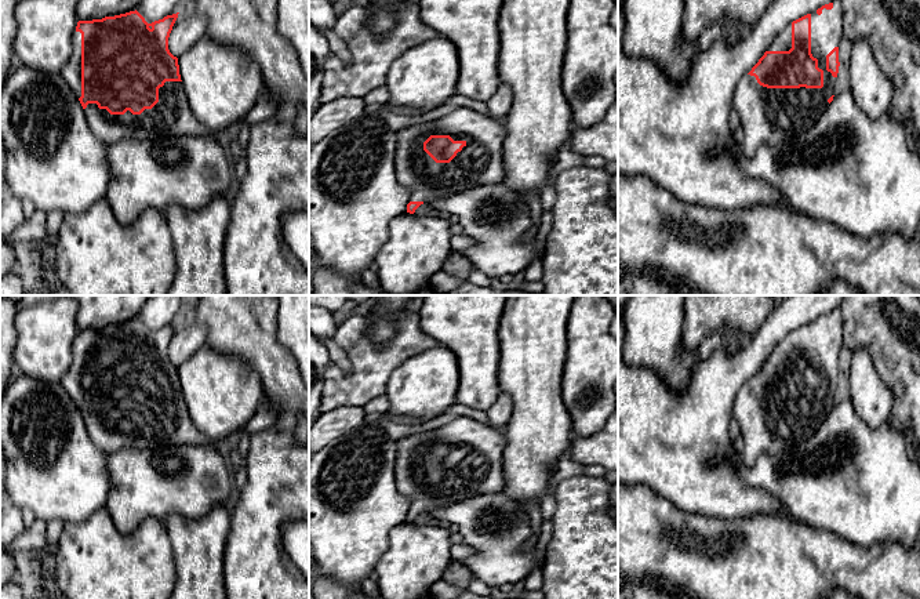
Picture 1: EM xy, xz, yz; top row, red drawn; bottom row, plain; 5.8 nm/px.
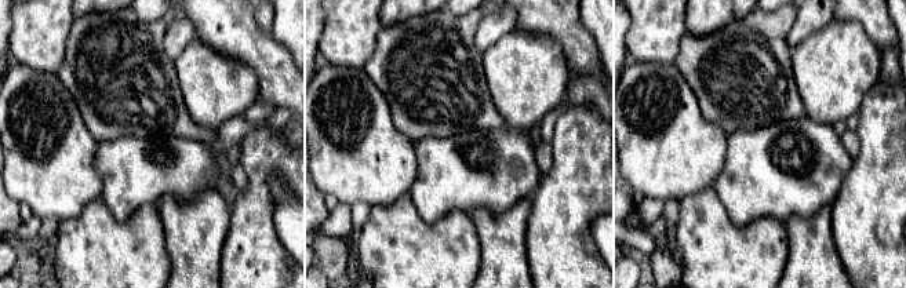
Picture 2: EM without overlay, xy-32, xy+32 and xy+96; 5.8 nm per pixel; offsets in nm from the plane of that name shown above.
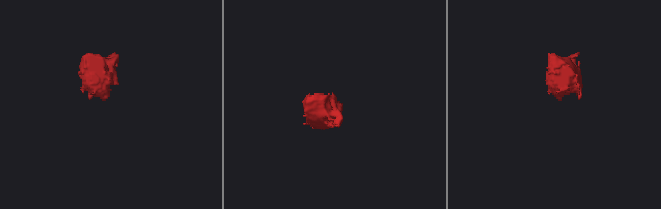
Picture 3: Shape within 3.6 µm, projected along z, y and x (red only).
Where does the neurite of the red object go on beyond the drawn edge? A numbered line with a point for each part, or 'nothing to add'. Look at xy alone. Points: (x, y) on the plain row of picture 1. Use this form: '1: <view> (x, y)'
1: xy (171, 424)

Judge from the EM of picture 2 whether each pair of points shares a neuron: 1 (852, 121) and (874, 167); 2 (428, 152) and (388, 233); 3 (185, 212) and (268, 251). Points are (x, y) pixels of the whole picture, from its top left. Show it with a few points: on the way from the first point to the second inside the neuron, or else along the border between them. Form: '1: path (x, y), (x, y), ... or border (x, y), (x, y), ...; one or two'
1: border (859, 113), (859, 126), (855, 130); two
2: border (408, 193), (415, 211), (426, 222); two
3: border (229, 207), (229, 228), (219, 263); two

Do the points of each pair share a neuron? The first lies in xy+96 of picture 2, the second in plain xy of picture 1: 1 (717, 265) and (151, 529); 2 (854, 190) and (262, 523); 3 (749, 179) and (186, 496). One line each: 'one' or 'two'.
1: one
2: one
3: one

